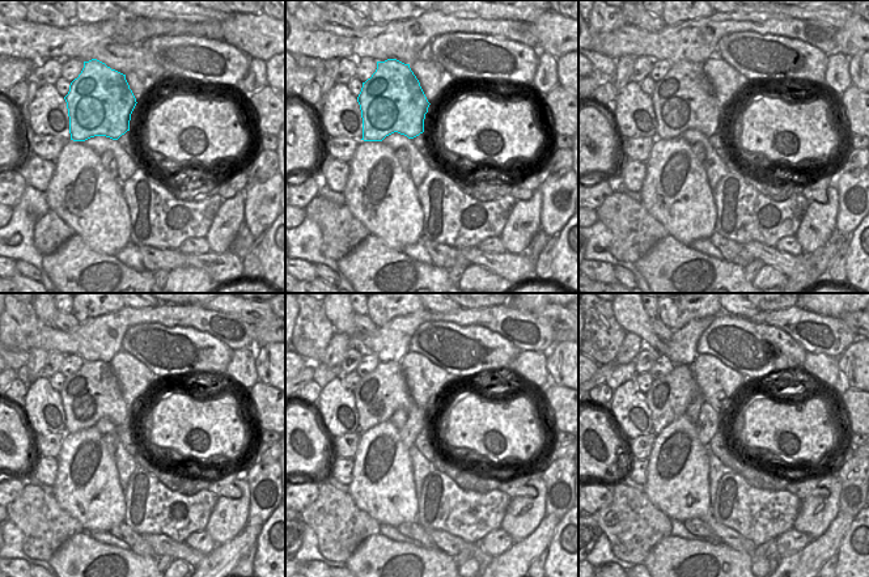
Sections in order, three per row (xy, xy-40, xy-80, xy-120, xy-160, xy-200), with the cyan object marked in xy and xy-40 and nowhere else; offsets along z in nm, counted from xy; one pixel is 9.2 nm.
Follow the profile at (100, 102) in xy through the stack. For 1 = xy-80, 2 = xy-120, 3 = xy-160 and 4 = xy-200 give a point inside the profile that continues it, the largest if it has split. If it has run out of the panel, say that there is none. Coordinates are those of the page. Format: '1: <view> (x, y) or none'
1: xy-80 (683, 100)
2: xy-120 (93, 393)
3: xy-160 (378, 394)
4: xy-200 (669, 397)

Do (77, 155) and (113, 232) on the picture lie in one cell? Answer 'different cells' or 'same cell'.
same cell

